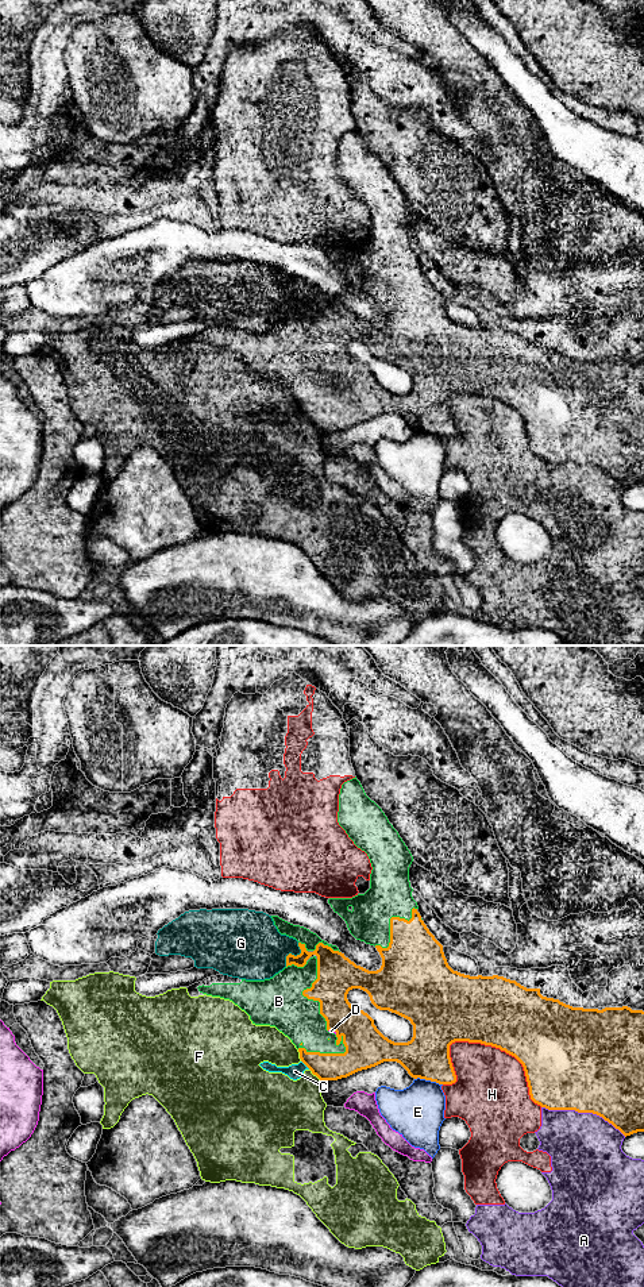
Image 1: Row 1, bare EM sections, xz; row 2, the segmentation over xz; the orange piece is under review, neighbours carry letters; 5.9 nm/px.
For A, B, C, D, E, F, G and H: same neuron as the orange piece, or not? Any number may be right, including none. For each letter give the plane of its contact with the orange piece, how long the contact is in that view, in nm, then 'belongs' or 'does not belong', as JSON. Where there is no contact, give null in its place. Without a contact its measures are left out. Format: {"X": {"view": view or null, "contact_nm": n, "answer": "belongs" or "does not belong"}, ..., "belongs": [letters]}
{"A": {"view": "xz", "contact_nm": 550, "answer": "does not belong"}, "B": {"view": "xz", "contact_nm": 300, "answer": "belongs"}, "C": {"view": "xz", "contact_nm": 80, "answer": "does not belong"}, "D": {"view": "xz", "contact_nm": 60, "answer": "does not belong"}, "E": {"view": "xz", "contact_nm": 170, "answer": "does not belong"}, "F": {"view": "xz", "contact_nm": 110, "answer": "does not belong"}, "G": {"view": "xz", "contact_nm": 170, "answer": "does not belong"}, "H": {"view": "xz", "contact_nm": 650, "answer": "does not belong"}, "belongs": ["B"]}

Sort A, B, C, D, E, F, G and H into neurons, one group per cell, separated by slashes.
A H / B / C / D / E / F / G

